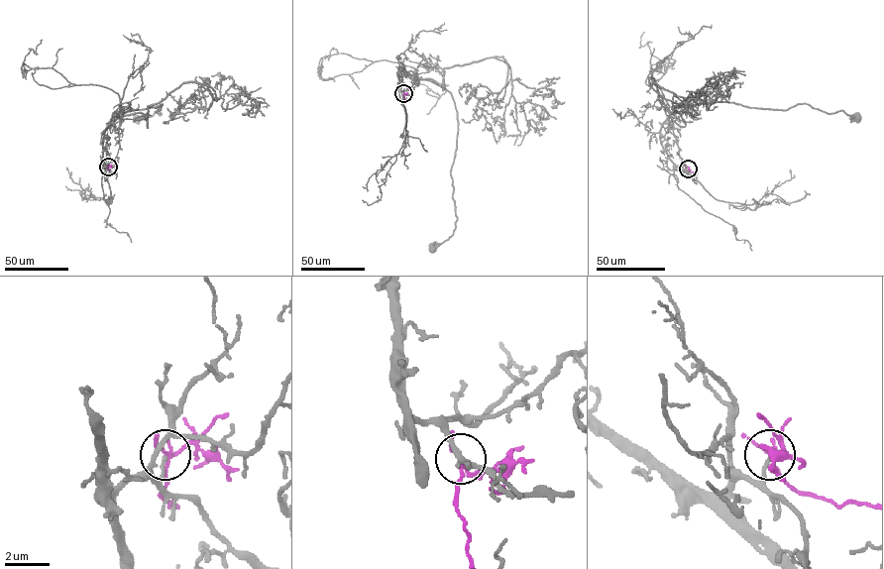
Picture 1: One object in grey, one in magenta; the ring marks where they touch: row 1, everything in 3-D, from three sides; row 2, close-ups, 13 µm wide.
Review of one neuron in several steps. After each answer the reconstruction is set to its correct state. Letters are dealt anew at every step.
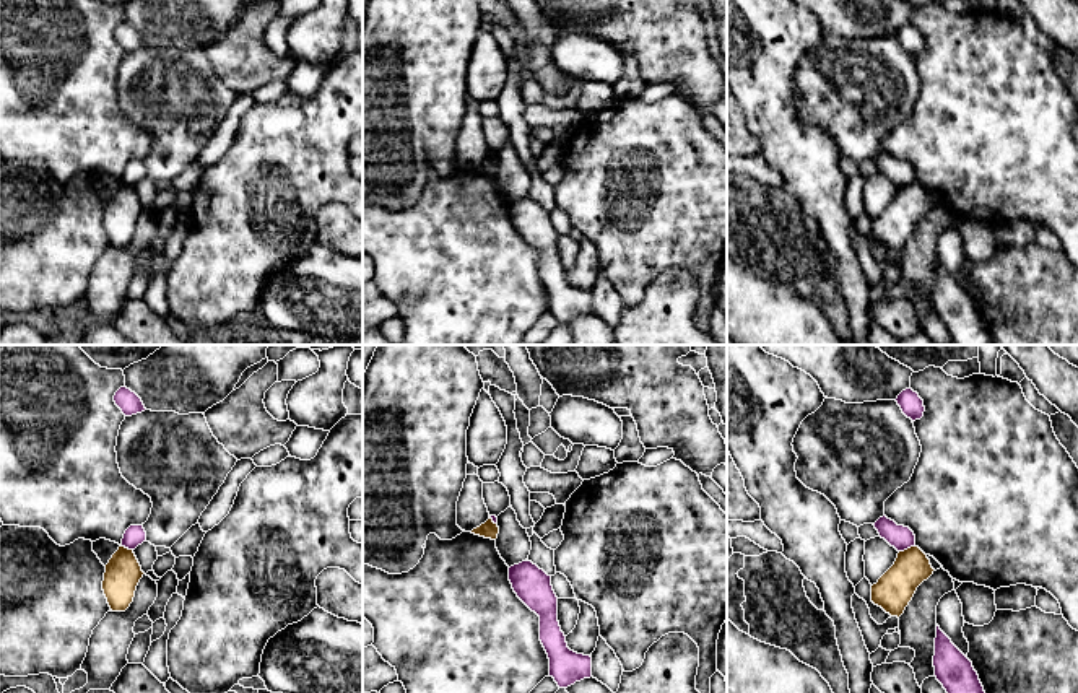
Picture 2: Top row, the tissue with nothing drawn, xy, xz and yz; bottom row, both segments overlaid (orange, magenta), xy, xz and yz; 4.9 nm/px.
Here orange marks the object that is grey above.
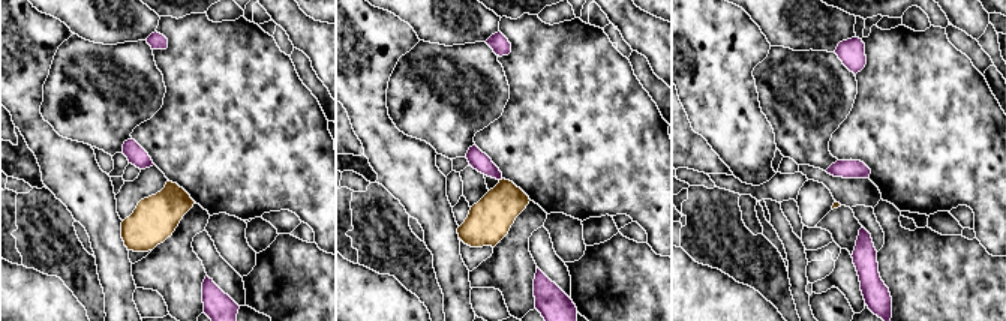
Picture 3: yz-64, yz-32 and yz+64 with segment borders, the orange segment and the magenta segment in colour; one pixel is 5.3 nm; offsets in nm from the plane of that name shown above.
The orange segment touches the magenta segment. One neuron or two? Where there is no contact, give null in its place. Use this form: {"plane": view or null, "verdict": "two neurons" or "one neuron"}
{"plane": "yz", "verdict": "two neurons"}

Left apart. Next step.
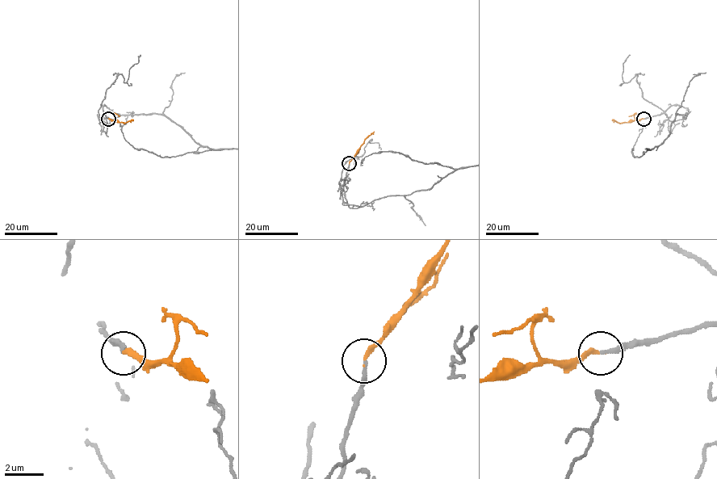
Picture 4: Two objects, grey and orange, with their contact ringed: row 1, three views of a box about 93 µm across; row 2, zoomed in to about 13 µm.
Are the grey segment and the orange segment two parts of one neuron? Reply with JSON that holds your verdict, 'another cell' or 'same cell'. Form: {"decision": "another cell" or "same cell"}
{"decision": "same cell"}

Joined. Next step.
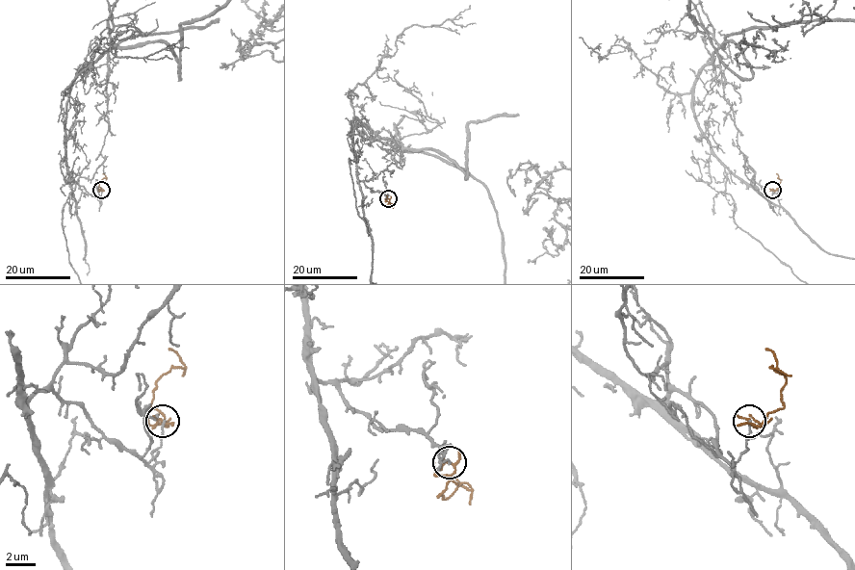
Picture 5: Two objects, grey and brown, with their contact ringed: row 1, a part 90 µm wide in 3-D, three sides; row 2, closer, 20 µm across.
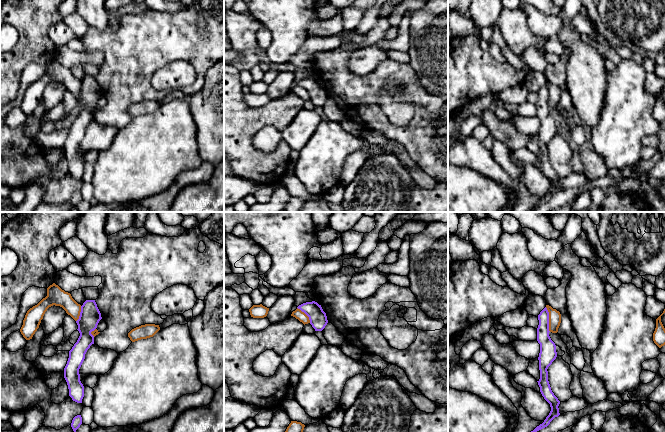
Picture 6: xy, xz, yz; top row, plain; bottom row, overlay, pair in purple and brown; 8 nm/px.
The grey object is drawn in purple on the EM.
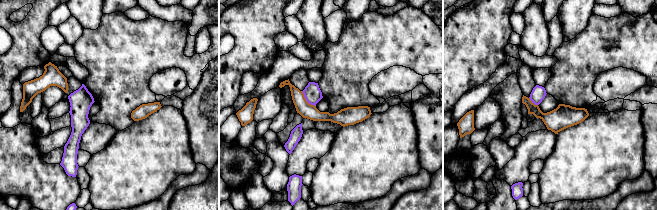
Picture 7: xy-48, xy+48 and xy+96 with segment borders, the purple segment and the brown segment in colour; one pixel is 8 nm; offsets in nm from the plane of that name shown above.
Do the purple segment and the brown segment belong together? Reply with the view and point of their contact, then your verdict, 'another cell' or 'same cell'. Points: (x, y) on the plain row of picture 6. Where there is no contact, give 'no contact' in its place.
yz (548, 95) | another cell

